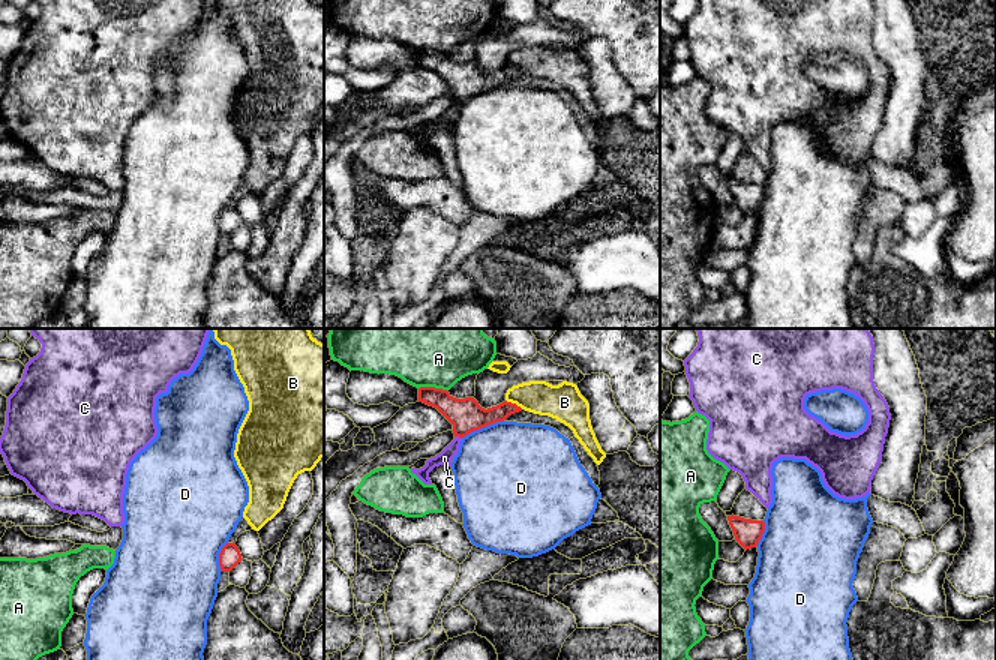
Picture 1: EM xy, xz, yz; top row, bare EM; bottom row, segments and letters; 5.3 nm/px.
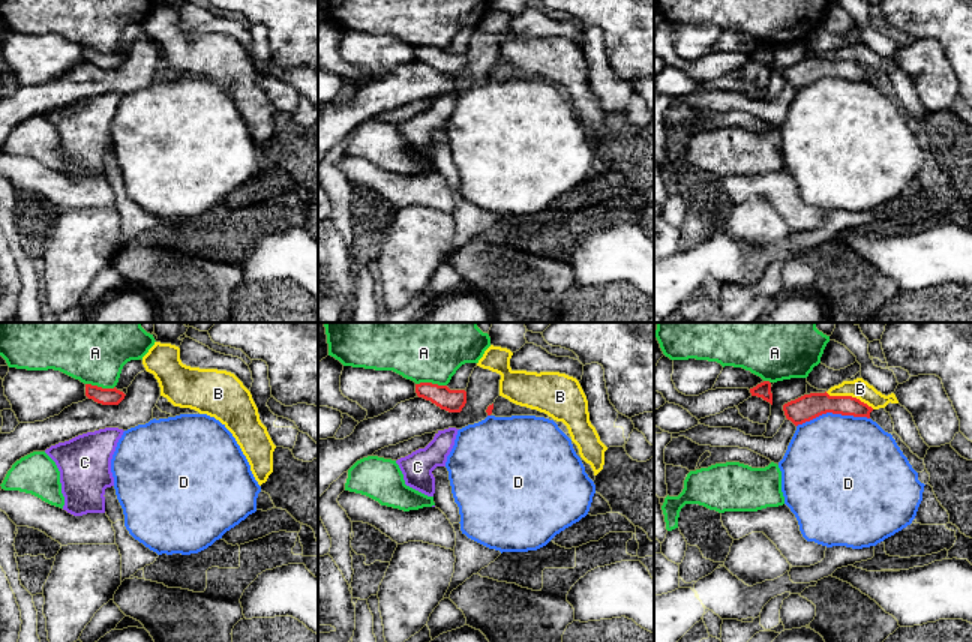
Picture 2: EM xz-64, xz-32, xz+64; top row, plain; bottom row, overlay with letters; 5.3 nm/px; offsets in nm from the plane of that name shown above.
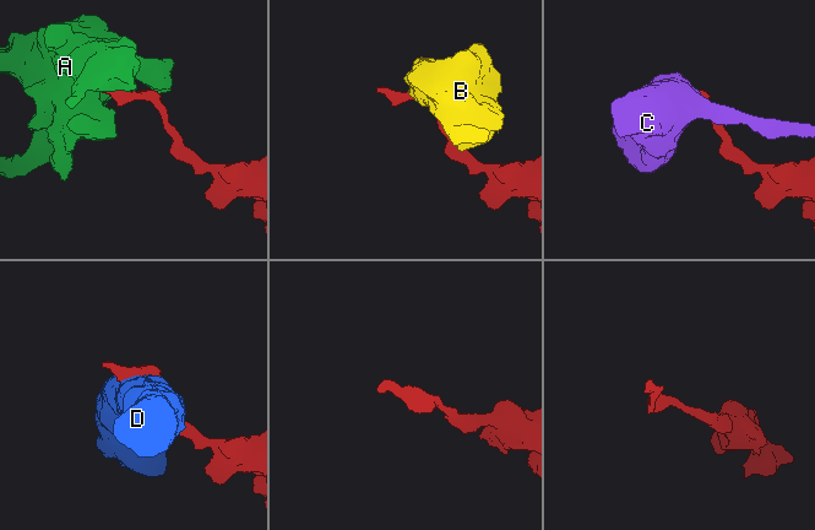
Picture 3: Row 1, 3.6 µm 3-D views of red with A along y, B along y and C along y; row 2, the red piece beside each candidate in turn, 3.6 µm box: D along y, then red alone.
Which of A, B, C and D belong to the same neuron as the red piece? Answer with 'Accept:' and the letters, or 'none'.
Accept: none

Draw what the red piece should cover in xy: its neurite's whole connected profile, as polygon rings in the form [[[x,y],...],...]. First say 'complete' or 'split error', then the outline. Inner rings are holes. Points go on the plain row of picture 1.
complete; [[[226,207],[219,218],[220,234],[231,236],[242,224],[242,218],[236,207]]]

